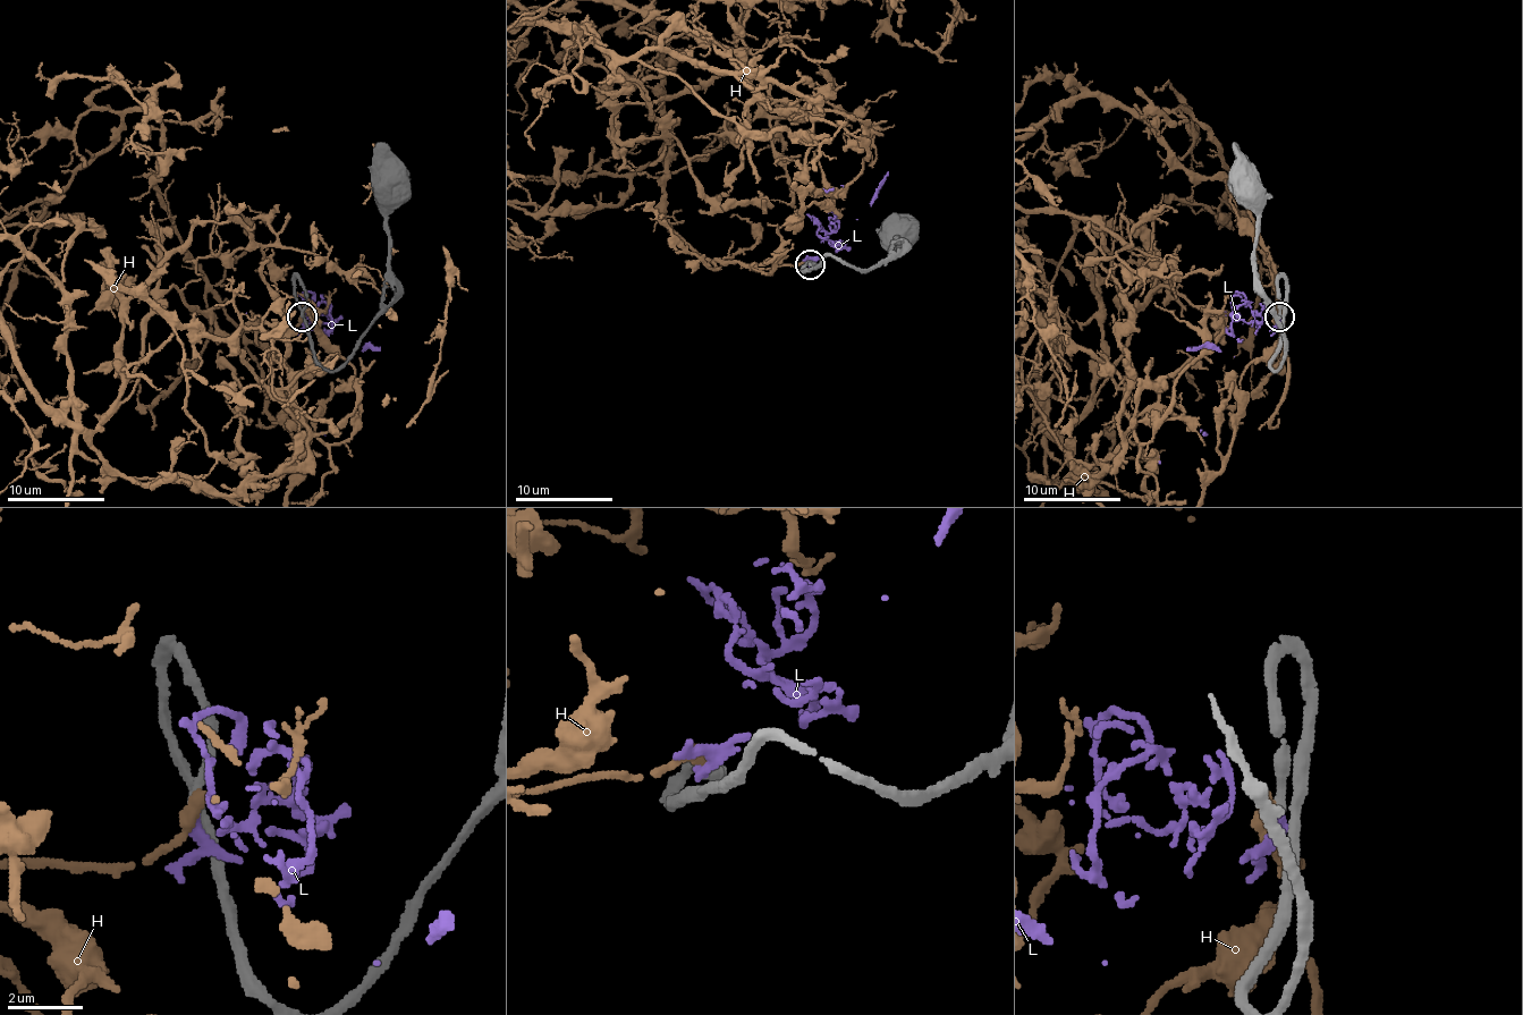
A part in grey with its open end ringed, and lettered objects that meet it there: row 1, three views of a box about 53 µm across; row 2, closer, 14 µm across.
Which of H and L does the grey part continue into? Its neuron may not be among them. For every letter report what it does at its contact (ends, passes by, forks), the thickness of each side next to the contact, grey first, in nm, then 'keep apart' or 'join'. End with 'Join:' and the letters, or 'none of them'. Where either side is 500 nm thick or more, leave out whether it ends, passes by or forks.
H: it ends; calibres 220 and 420 nm; keep apart
L: it ends; calibres 220 and 280 nm; join
Join: L

